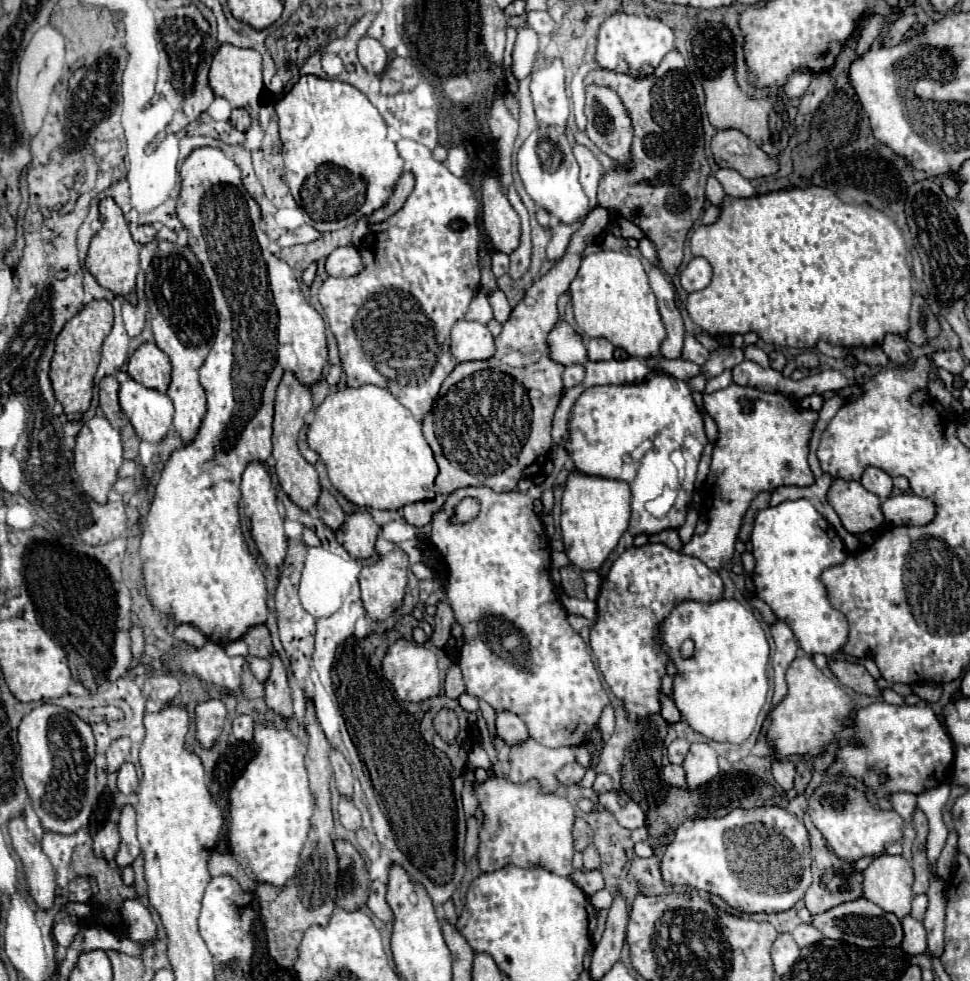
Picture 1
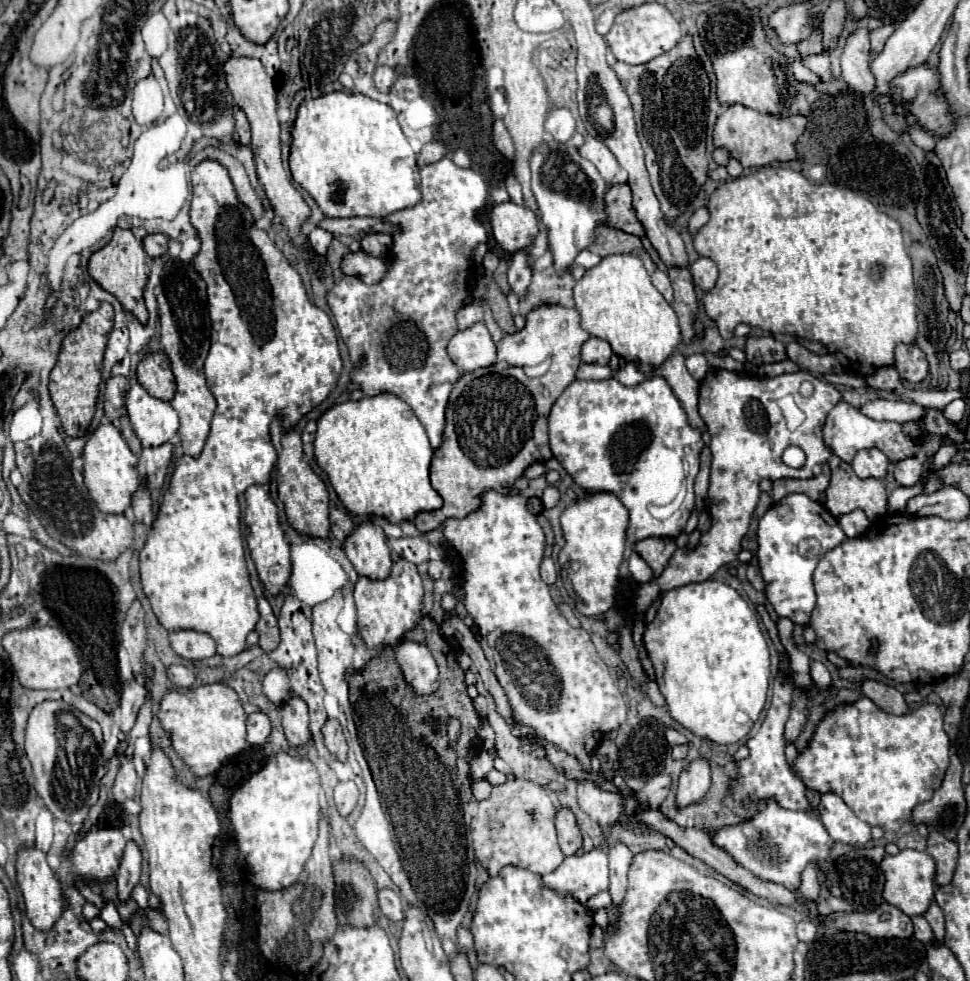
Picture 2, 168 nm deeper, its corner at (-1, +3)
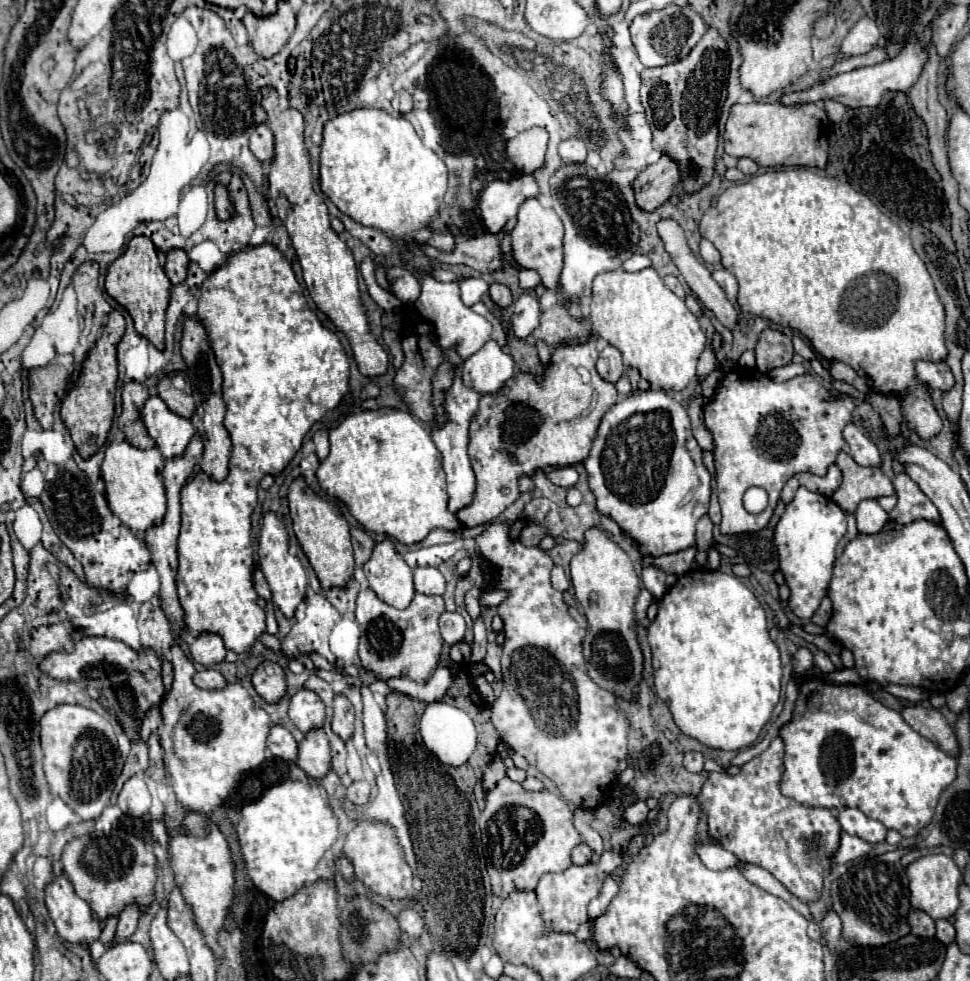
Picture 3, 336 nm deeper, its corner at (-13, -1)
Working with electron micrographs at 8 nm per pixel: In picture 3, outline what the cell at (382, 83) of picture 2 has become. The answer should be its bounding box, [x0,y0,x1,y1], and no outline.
[394,90,412,114]

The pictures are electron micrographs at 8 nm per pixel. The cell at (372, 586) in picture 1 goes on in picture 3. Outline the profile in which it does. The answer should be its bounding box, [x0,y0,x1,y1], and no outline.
[356,588,444,682]

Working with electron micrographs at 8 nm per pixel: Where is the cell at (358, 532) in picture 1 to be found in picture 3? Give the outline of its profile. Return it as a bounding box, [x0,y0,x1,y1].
[362,540,416,608]

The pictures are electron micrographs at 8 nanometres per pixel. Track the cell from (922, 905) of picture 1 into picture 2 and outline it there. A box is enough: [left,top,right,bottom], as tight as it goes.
[924,898,944,942]

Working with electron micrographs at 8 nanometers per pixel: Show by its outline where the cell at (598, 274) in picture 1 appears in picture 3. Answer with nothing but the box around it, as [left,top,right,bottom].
[590,268,706,390]

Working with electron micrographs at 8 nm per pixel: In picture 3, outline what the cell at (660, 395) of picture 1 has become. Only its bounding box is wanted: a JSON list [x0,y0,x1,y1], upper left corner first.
[582,390,710,556]

